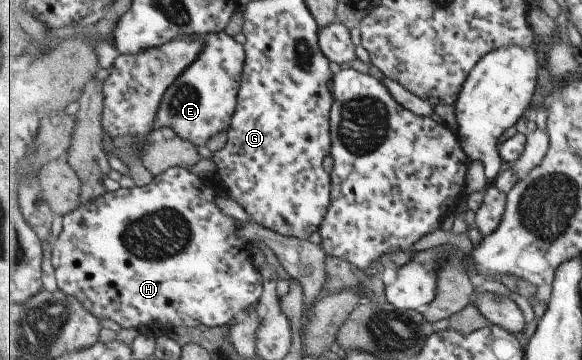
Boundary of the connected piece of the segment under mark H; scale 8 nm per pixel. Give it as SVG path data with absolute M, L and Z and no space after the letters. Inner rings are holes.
M173 167L163 172L163 174L154 177L147 185L107 191L105 194L101 194L97 200L81 204L77 210L63 217L63 228L55 241L51 264L55 270L57 287L65 292L65 294L69 294L69 296L79 300L99 320L103 318L114 320L123 329L131 328L131 330L140 330L144 333L153 324L158 326L163 335L166 335L167 333L171 333L173 328L177 326L189 328L204 324L208 328L213 328L229 324L233 318L238 319L249 306L253 306L255 302L259 302L262 298L264 291L263 276L261 276L261 272L254 263L252 255L253 244L249 240L243 240L237 234L241 221L227 216L217 206L215 196L218 196L220 193L215 185L215 181L201 178L193 174L193 172L189 172L186 168Z

